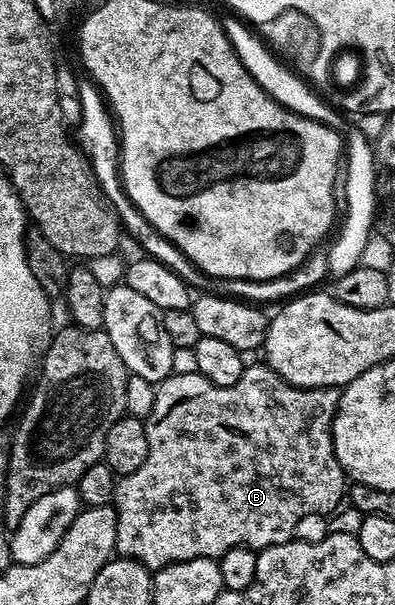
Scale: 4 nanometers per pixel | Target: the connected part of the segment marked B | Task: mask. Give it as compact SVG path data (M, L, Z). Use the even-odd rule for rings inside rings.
M260 364L260 366L248 365L243 371L241 380L237 380L237 384L233 384L232 386L218 386L217 384L213 384L209 380L205 380L205 376L201 376L198 372L194 374L172 374L170 378L166 378L165 381L158 383L155 399L153 400L153 412L149 412L149 416L145 419L147 424L147 435L149 436L149 456L145 456L145 464L141 464L141 468L137 468L137 472L122 475L115 484L115 500L113 503L115 511L117 512L117 540L115 541L115 554L137 560L152 572L160 570L161 567L168 566L174 562L184 562L185 560L193 560L194 558L213 558L218 560L225 552L229 552L229 548L250 546L252 550L258 552L267 549L268 546L276 546L282 542L292 541L292 539L296 537L295 529L297 529L310 514L328 513L327 515L330 515L332 512L338 511L341 506L339 501L341 501L342 498L344 501L345 491L349 486L349 479L347 475L344 474L343 466L337 460L337 456L335 455L335 441L333 440L333 432L331 431L333 424L335 423L335 413L339 407L339 395L340 391L333 386L322 386L321 388L301 388L300 386L291 386L277 371L271 369L271 367L266 364Z

